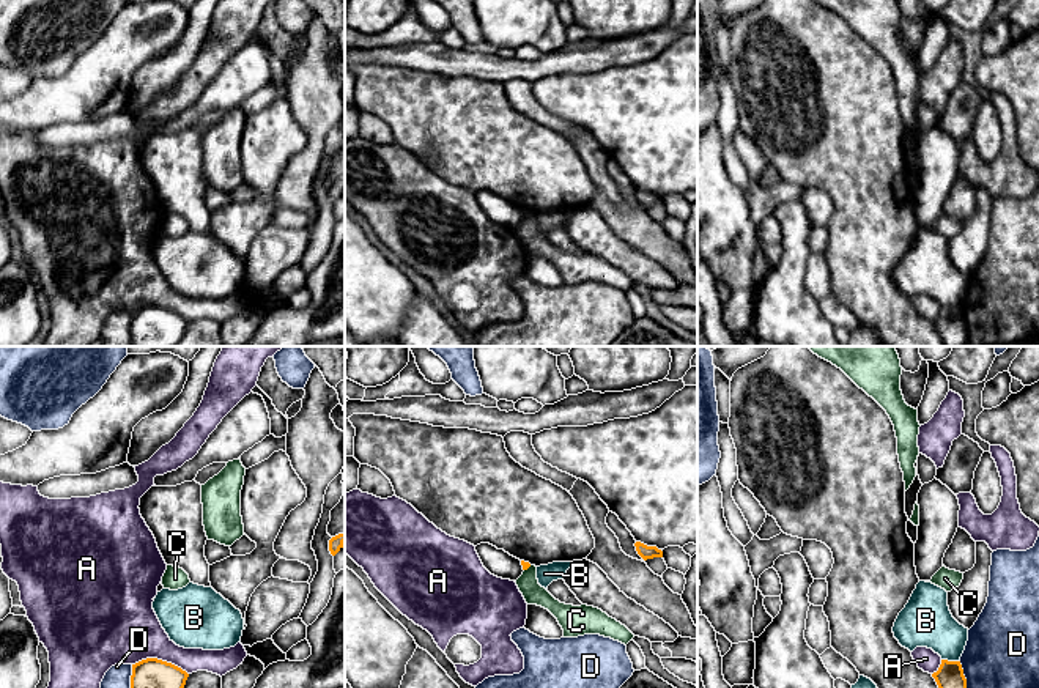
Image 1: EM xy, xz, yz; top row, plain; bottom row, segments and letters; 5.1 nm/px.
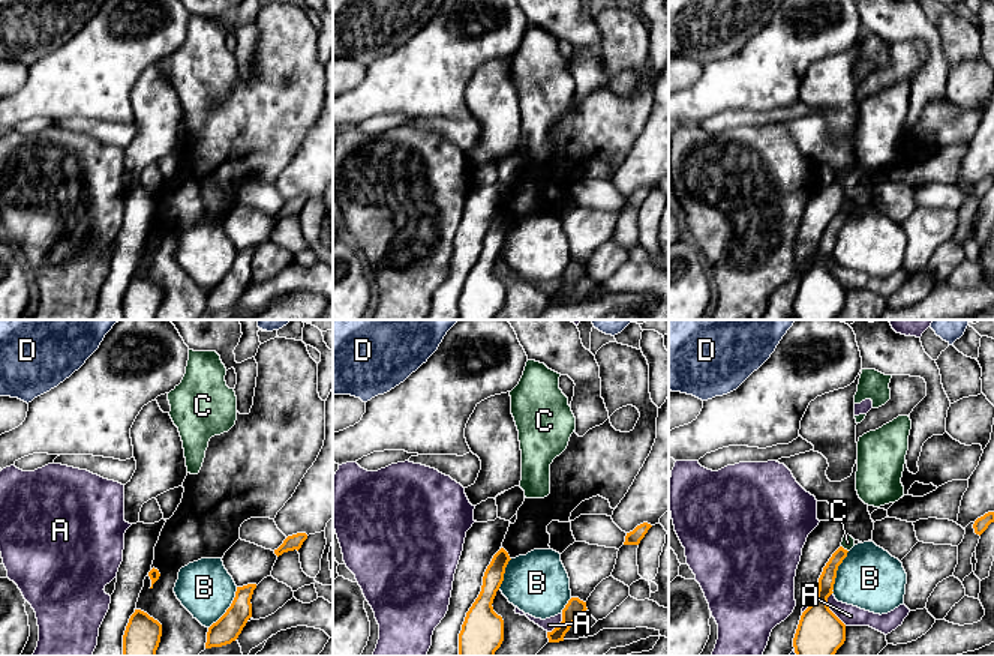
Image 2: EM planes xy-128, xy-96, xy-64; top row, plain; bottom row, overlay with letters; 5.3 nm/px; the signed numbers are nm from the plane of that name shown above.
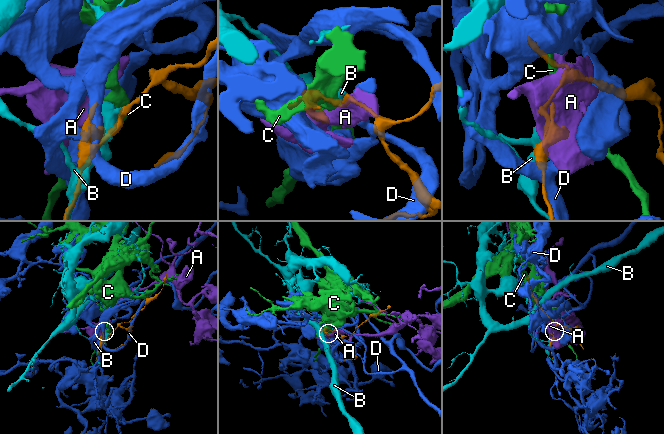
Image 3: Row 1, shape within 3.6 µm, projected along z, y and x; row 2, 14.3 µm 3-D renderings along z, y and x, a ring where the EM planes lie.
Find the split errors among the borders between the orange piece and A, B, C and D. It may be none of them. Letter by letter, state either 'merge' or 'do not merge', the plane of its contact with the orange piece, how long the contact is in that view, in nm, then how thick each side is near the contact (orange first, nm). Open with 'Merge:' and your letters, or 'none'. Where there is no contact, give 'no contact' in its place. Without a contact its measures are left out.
Merge: none
A: do not merge; contact in xy; length 300 nm; calibres 160 and 360 nm
B: do not merge; contact in yz; length 90 nm; calibres 140 and 260 nm
C: do not merge; contact in xz; length 50 nm; calibres 40 and 110 nm
D: do not merge; contact in yz; length 150 nm; calibres 140 and 360 nm

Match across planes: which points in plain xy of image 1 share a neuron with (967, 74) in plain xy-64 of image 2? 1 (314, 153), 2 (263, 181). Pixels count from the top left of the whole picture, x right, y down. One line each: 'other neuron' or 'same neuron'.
1: same neuron
2: other neuron

